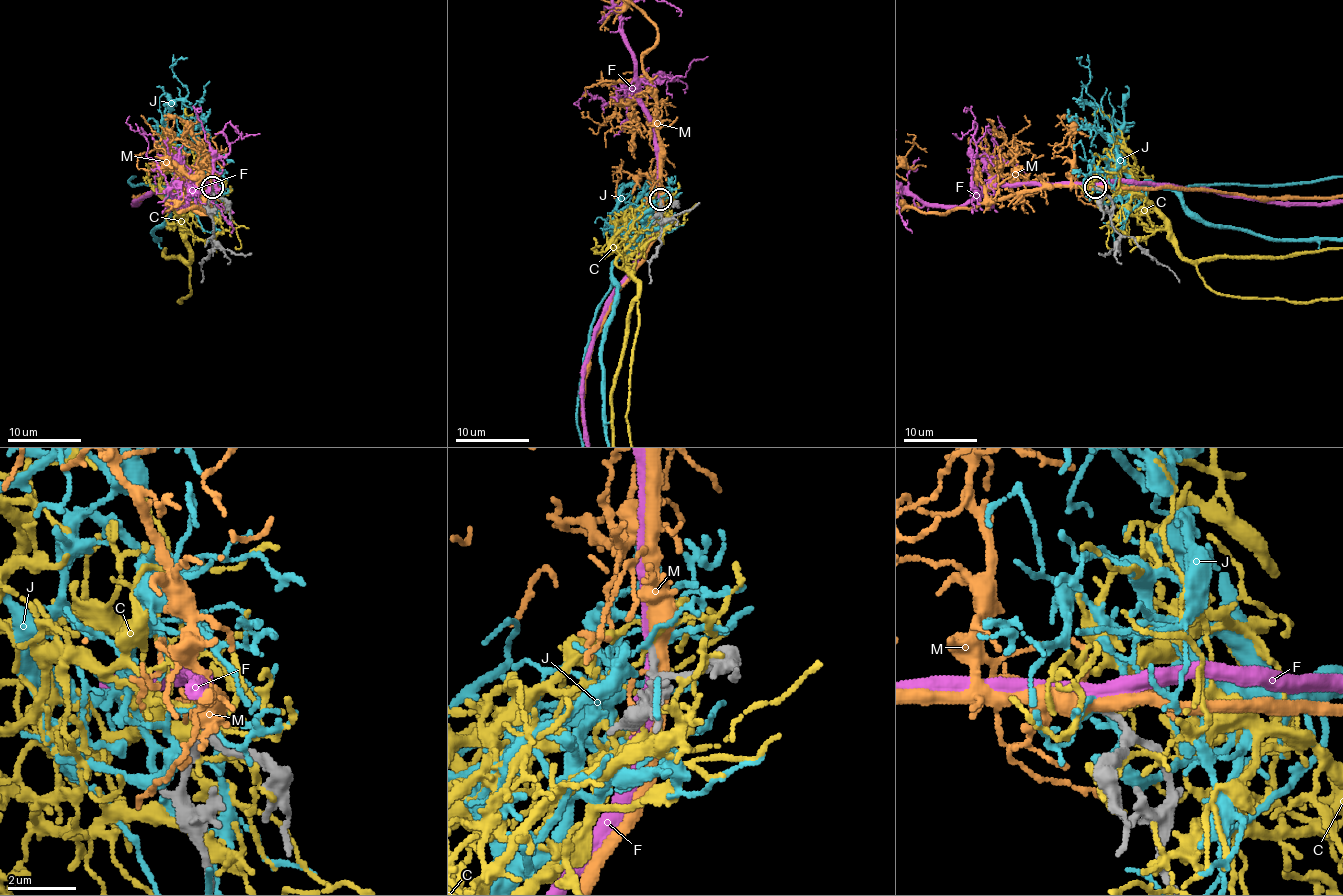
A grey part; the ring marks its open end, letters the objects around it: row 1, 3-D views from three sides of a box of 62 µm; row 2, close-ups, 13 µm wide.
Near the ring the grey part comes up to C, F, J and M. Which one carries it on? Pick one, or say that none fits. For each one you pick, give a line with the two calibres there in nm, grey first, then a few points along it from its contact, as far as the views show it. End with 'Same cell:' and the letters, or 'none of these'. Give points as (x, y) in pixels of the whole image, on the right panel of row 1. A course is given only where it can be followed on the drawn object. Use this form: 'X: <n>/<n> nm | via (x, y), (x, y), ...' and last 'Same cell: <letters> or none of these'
Same cell: none of these

